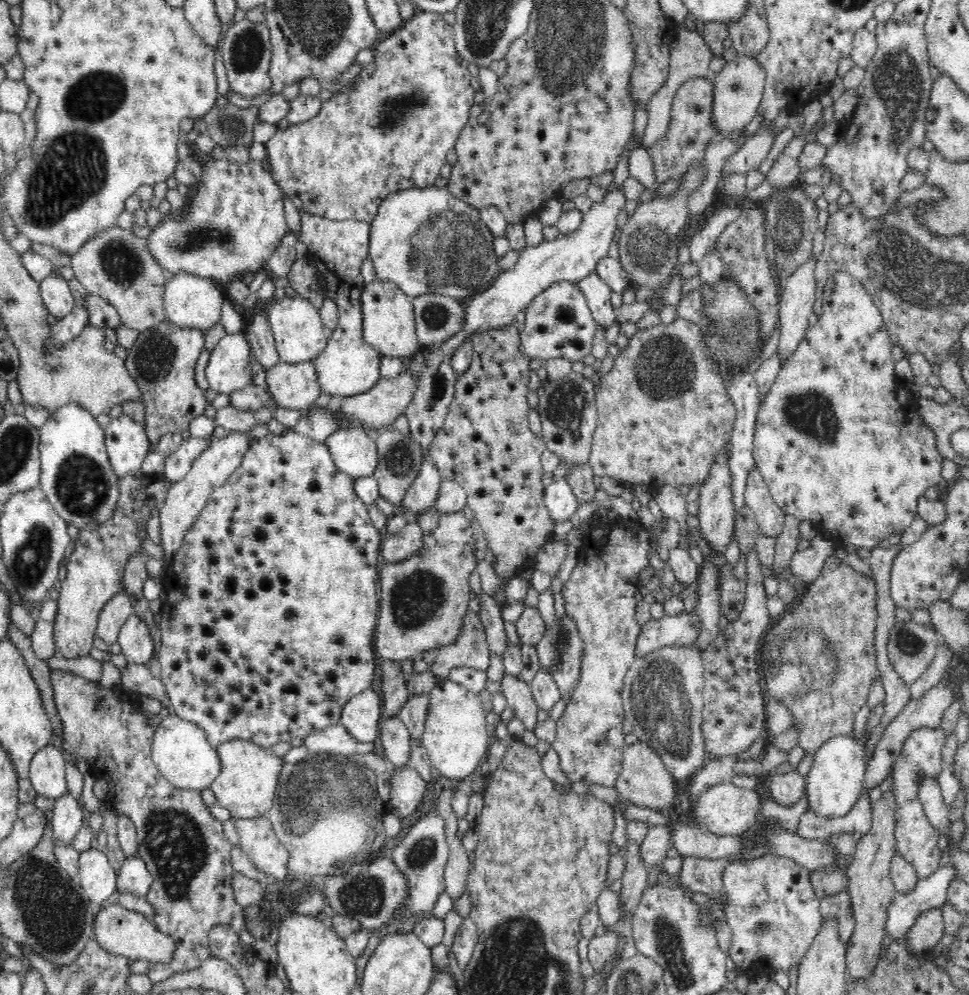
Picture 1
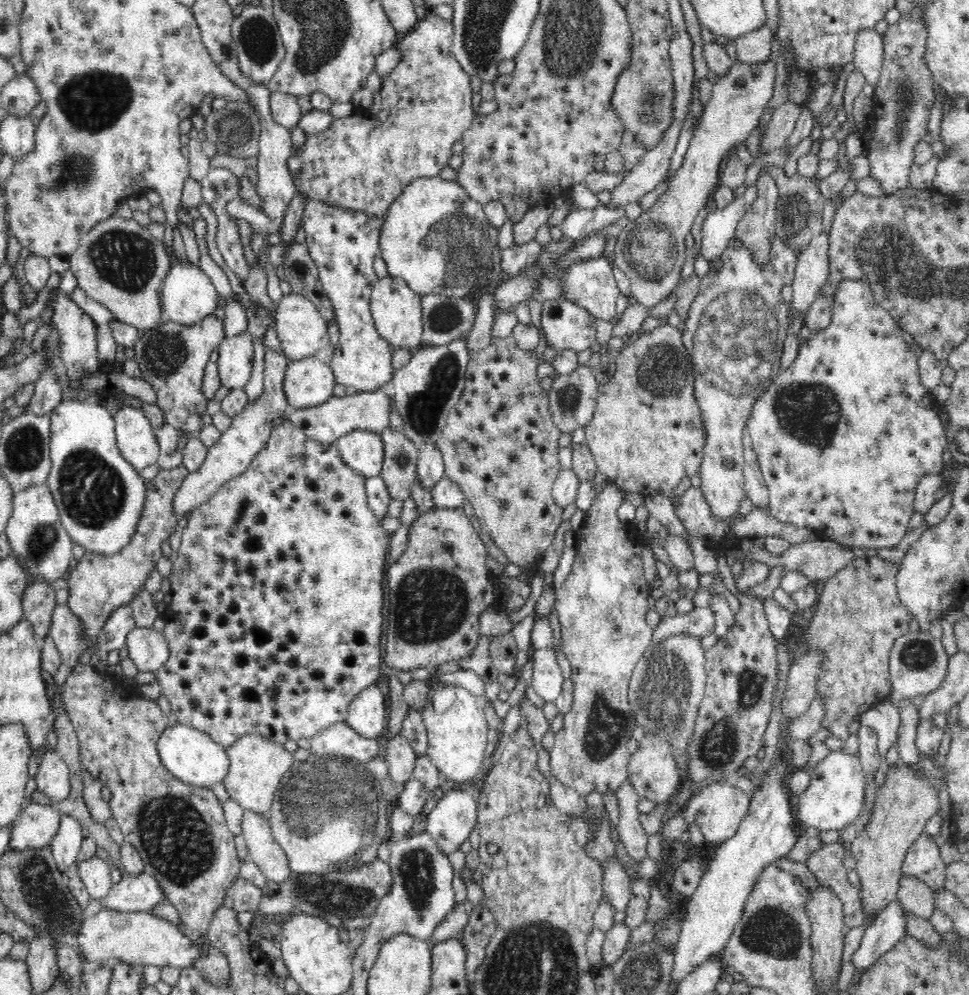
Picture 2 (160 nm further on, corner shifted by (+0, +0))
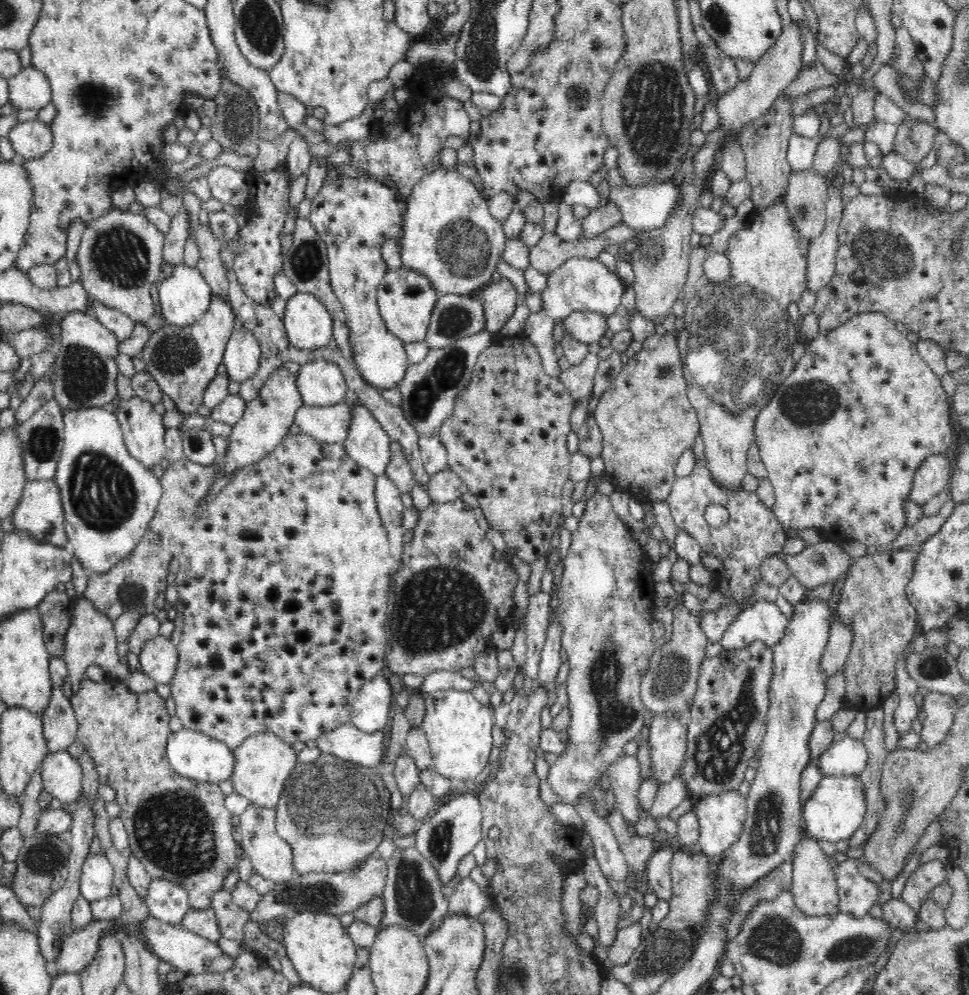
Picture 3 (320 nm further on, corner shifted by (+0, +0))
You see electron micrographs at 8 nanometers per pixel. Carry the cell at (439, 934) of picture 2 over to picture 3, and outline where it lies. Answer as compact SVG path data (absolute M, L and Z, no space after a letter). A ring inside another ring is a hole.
M462 878L456 888L454 888L454 894L449 899L448 913L464 914L470 917L477 918L479 914L482 914L484 910L491 908L500 914L500 909L496 909L496 906L492 905L490 897L486 895L472 878Z

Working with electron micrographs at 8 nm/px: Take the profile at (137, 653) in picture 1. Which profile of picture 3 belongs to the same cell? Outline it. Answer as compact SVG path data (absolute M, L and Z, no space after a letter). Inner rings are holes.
M160 634L144 642L139 655L140 670L158 684L166 684L174 676L178 653L170 638Z

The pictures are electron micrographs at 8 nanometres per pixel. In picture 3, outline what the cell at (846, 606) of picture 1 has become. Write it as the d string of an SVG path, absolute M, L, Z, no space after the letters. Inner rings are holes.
M922 543L891 554L877 552L875 555L853 557L854 564L844 580L842 600L838 598L838 620L852 629L852 646L844 664L846 692L843 705L858 711L882 707L895 690L895 668L899 654L909 648L910 639L917 625L917 611L906 597L906 584L912 578L914 562L922 550Z

